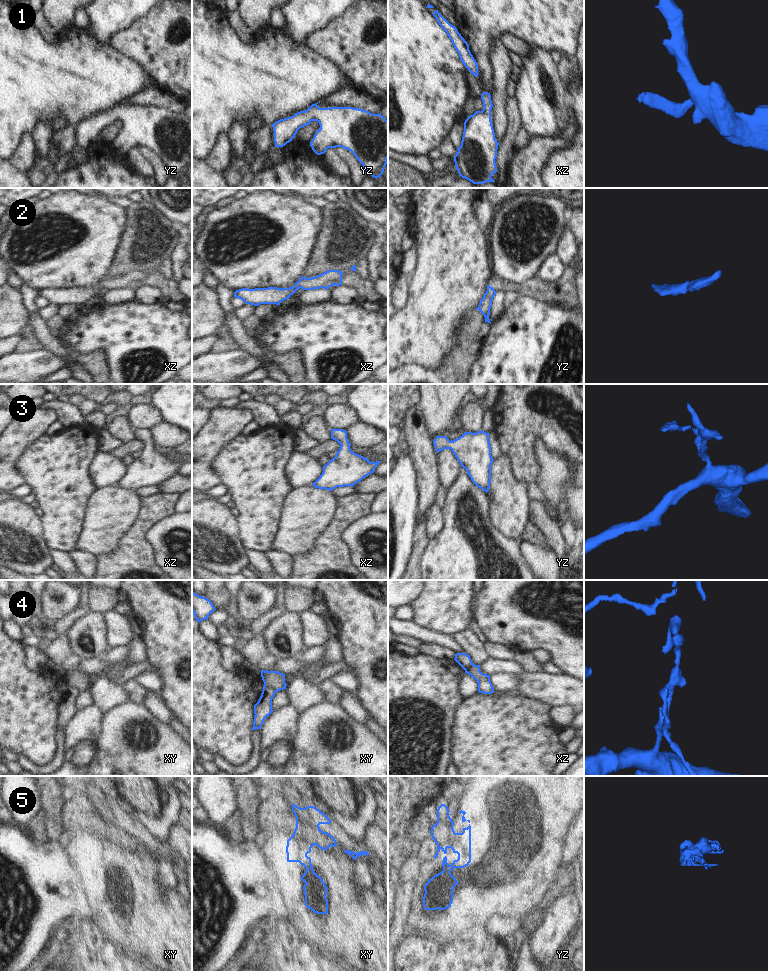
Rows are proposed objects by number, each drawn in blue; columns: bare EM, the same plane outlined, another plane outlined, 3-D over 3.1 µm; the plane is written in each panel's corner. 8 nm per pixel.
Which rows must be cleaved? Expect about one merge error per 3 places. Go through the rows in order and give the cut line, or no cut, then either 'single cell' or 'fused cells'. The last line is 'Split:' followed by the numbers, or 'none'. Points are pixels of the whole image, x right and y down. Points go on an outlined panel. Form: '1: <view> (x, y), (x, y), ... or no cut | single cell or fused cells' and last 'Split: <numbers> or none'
1: no cut | single cell
2: no cut | single cell
3: no cut | single cell
4: xy (264, 685), (271, 686), (276, 691) | fused cells
5: yz (443, 869), (450, 871) | fused cells
Split: 4, 5

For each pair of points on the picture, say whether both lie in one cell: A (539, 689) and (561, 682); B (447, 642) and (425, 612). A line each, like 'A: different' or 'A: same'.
A: same
B: different

